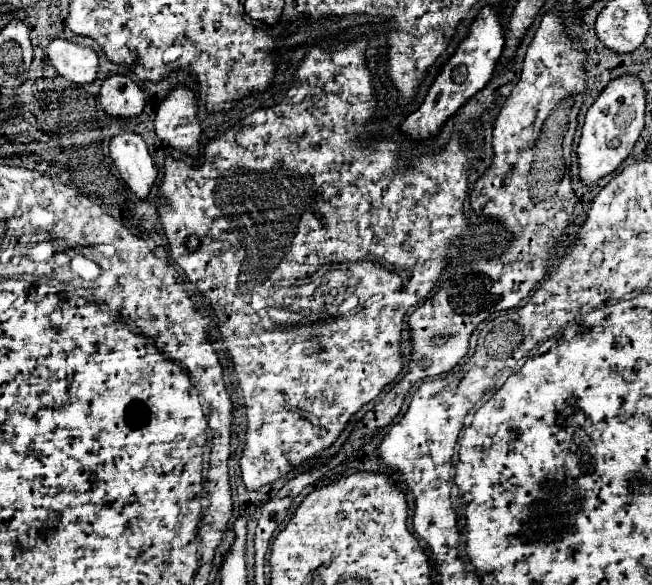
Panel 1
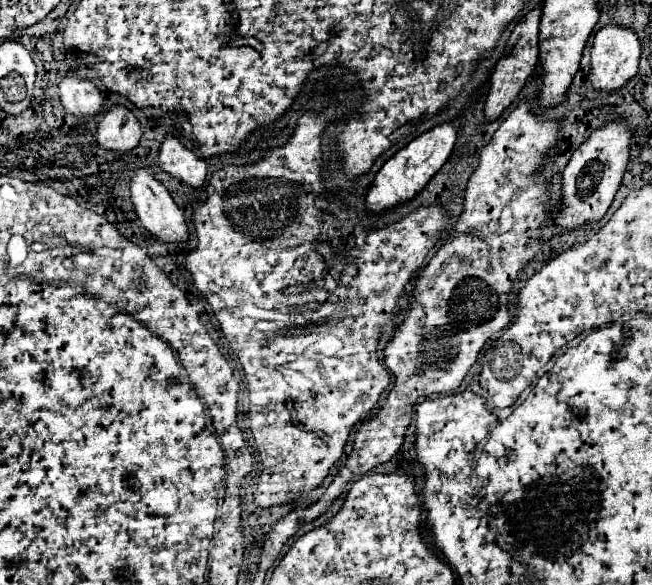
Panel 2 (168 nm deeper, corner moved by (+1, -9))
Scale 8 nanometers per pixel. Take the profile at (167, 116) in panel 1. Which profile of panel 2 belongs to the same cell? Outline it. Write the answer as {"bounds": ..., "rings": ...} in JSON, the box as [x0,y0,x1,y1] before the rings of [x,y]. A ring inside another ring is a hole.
{"bounds":[157,135,207,189],"rings":[[[173,135],[163,141],[157,163],[165,173],[193,189],[201,189],[207,179],[207,163],[193,151],[185,149]]]}

